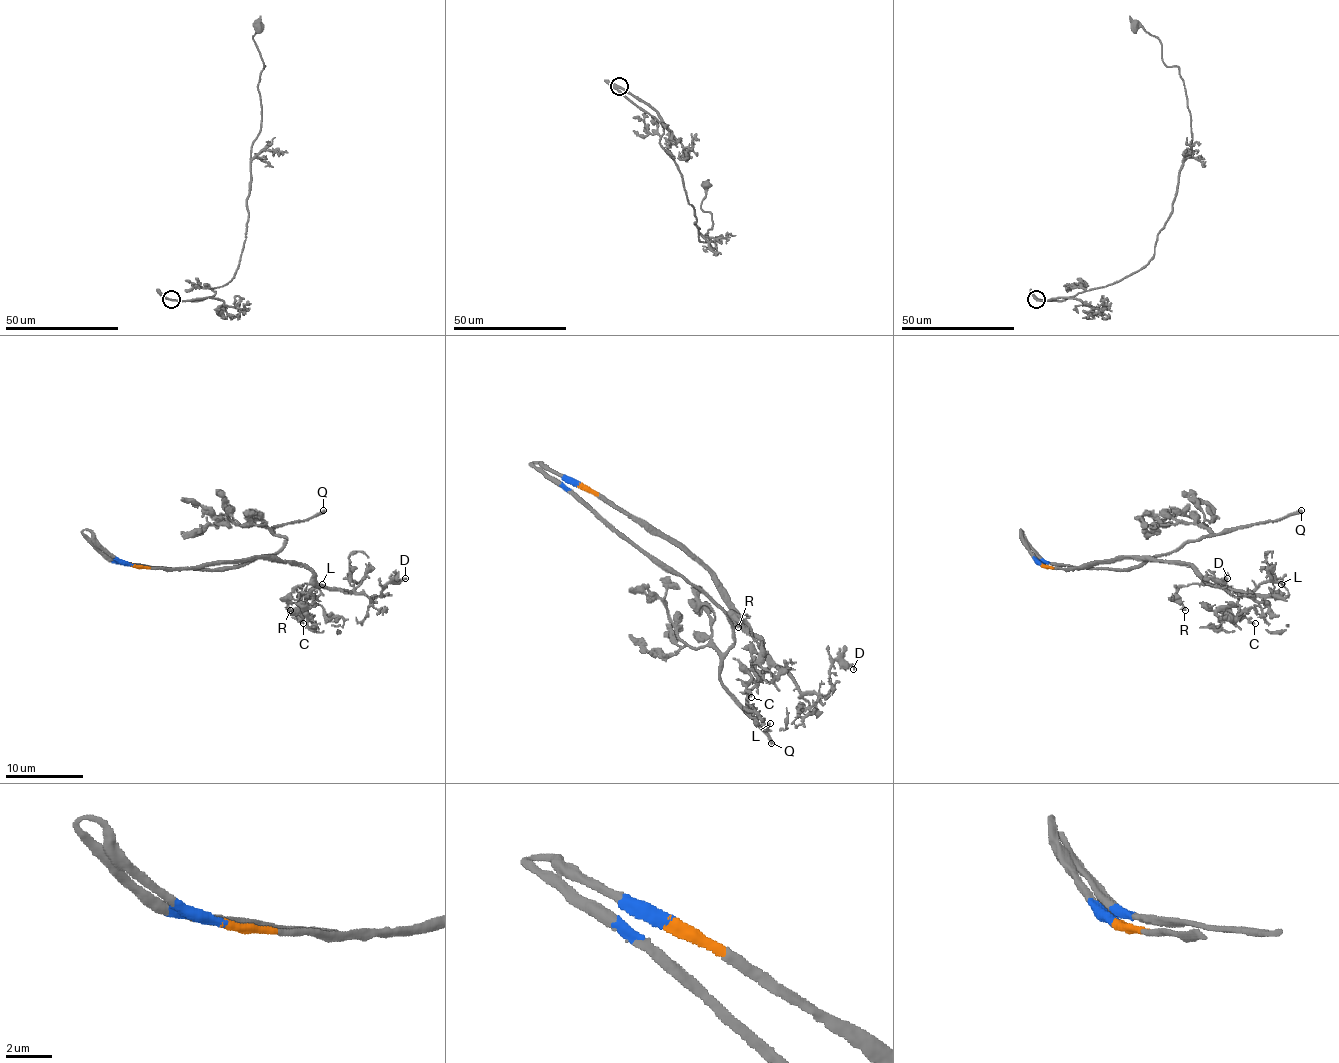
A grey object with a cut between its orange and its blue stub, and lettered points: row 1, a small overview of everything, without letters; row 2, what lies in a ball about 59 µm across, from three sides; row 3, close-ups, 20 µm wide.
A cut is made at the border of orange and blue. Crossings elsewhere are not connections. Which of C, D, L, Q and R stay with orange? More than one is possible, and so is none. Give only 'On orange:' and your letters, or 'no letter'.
On orange: C, D, L, R

